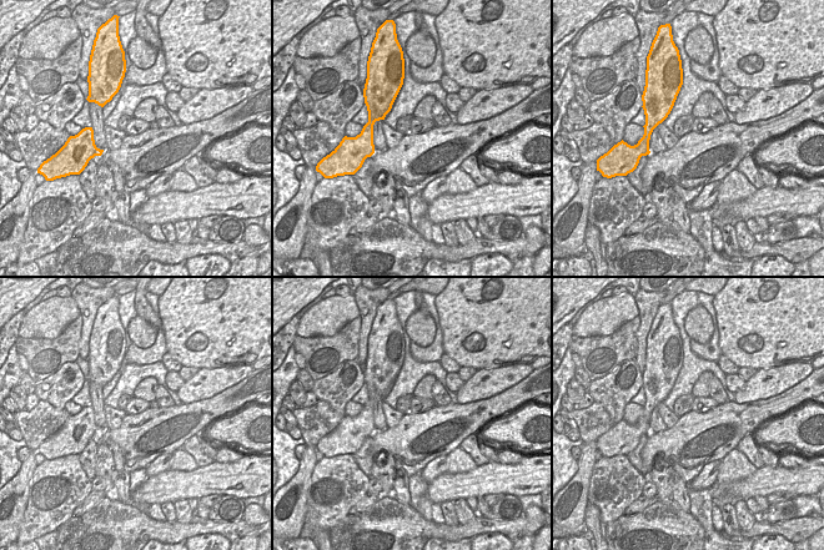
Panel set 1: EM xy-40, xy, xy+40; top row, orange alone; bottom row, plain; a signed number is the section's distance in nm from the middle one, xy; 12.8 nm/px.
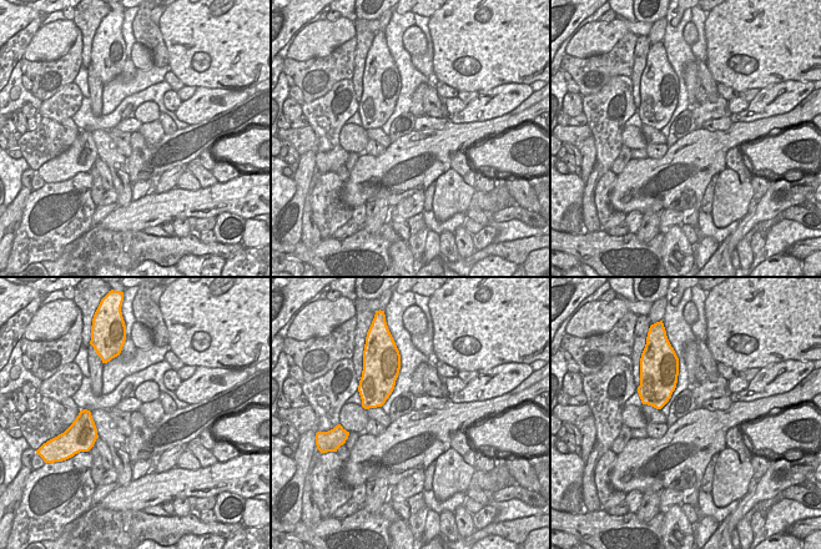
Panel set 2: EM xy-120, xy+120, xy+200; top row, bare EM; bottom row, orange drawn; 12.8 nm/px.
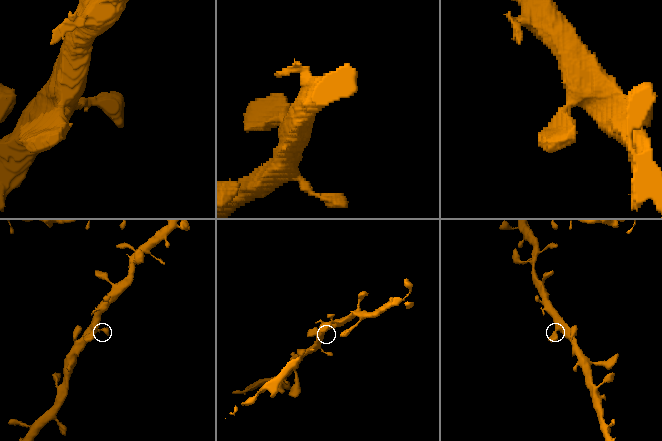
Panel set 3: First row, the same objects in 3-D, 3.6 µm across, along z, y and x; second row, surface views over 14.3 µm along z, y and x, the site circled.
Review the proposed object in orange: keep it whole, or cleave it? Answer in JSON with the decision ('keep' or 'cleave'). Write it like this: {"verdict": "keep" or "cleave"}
{"verdict": "keep"}

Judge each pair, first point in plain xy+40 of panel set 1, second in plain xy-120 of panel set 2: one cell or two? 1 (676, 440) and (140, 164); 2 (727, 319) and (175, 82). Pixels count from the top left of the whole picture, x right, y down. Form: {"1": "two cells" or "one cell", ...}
{"1": "one cell", "2": "two cells"}

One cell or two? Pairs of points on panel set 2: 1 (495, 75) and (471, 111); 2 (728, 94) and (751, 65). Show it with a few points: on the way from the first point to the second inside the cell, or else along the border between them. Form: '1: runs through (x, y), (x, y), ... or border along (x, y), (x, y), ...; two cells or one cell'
1: border along (514, 82), (504, 82), (478, 91); two cells
2: border along (718, 82), (723, 82), (738, 92); two cells

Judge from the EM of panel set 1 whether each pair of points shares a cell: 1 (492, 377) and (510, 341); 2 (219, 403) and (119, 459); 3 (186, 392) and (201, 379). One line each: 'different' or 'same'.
1: different
2: different
3: same

